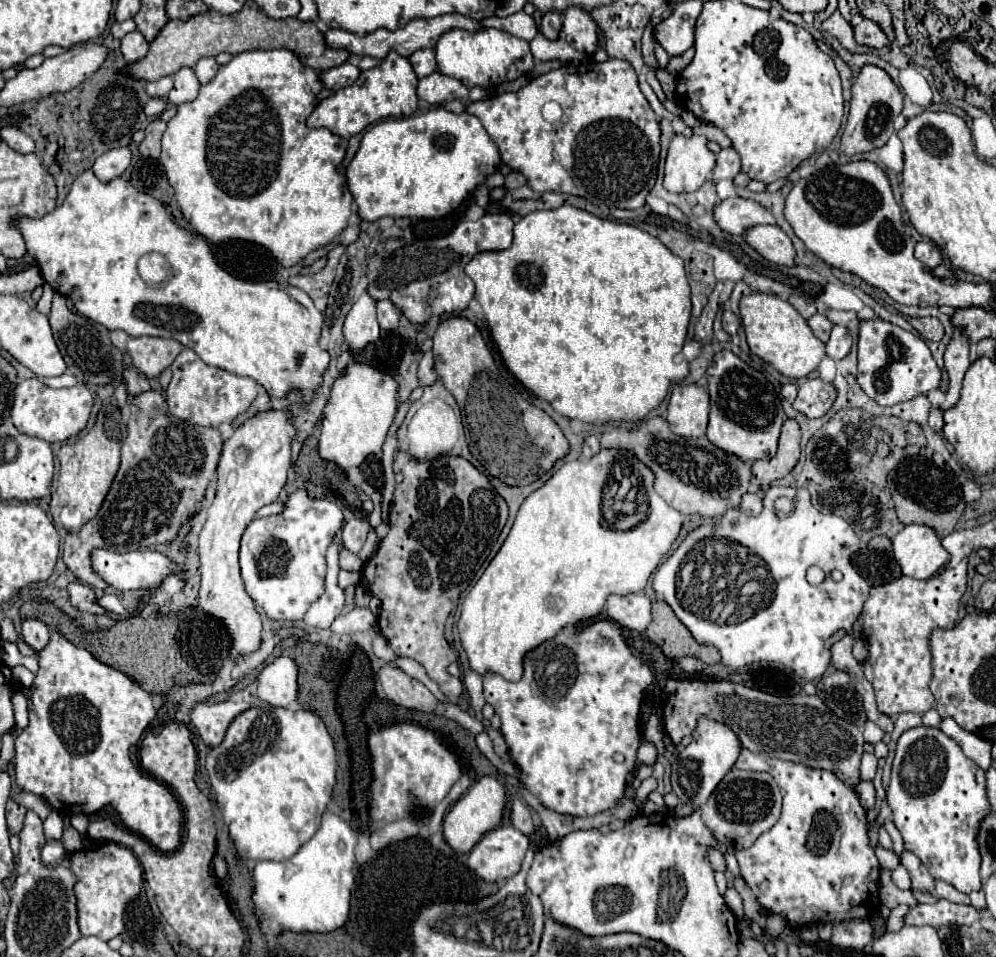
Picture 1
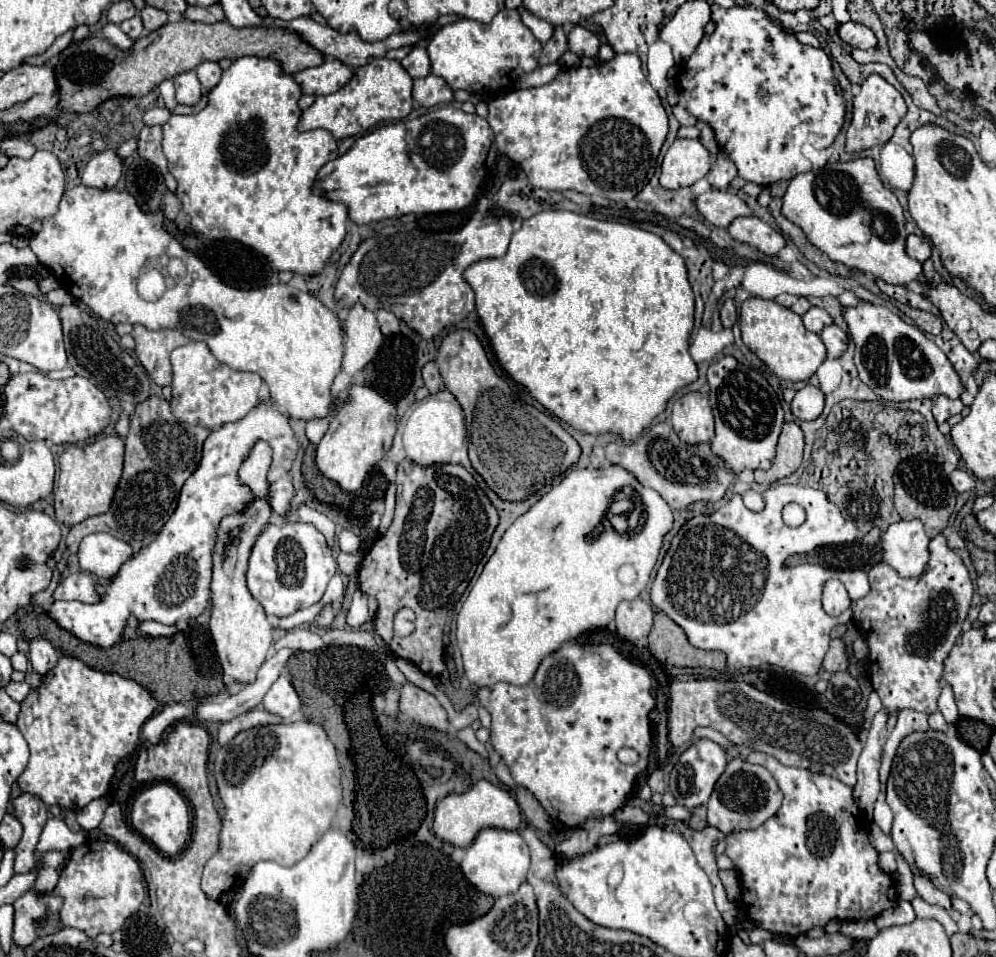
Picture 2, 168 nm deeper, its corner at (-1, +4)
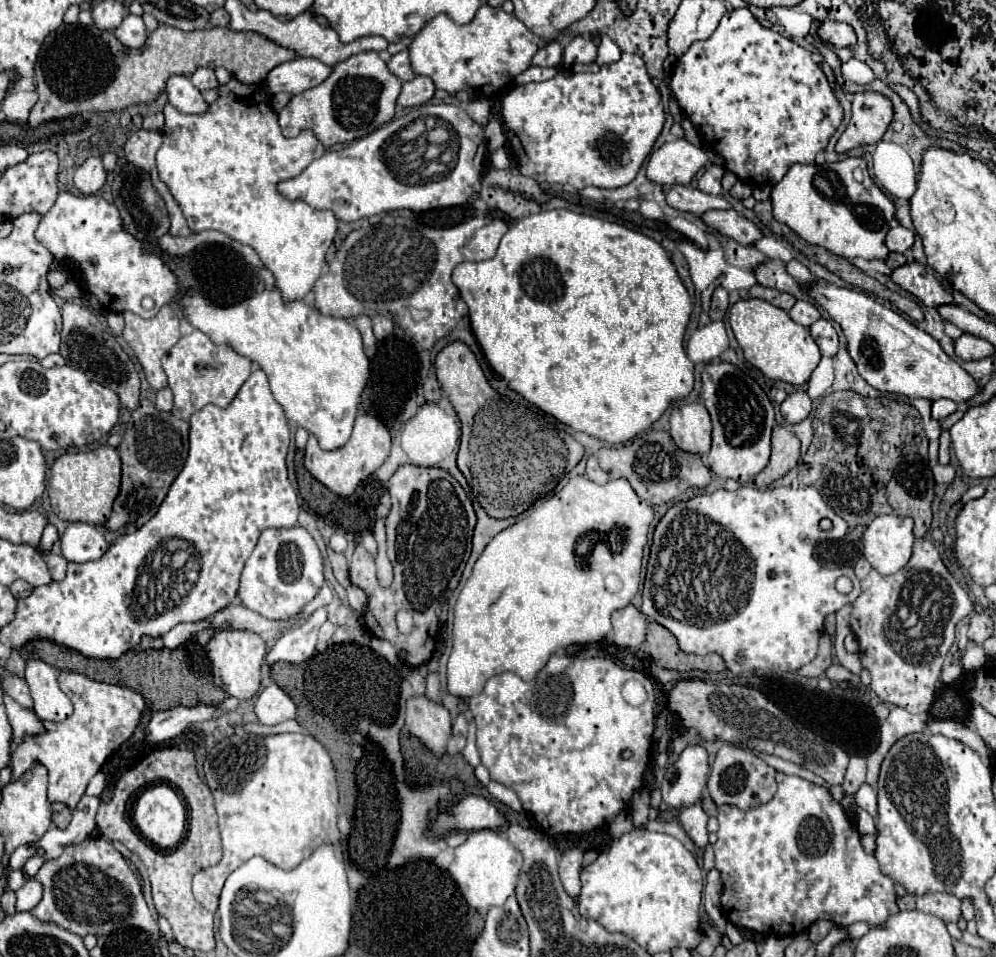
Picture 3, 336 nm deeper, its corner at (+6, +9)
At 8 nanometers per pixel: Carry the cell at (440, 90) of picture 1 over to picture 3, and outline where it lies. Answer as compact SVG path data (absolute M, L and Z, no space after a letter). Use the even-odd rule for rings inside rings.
M417 75L415 79L403 83L403 91L397 103L401 107L417 107L417 105L427 103L433 95L435 95L435 83L431 81L431 77Z

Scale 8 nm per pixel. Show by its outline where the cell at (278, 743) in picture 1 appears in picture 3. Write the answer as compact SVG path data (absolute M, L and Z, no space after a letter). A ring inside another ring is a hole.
M235 733L209 751L205 759L205 779L215 797L219 831L223 839L223 859L219 861L219 865L195 873L193 893L197 901L211 913L217 911L219 893L225 879L253 855L261 855L281 869L293 869L319 845L339 841L335 767L327 749L309 733L279 733L267 737L253 733Z

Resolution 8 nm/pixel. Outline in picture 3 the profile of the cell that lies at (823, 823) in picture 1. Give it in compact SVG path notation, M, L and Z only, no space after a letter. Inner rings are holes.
M777 773L777 793L769 803L751 811L741 811L731 805L719 809L719 831L715 851L715 867L721 873L723 895L721 905L731 923L757 933L797 935L805 933L817 919L827 919L843 925L867 921L871 927L885 923L889 915L899 911L895 883L883 875L875 855L863 851L861 835L849 821L847 813L833 799L827 787L815 785L797 775Z

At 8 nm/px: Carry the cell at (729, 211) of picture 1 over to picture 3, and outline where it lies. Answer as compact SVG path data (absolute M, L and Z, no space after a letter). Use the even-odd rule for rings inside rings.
M675 185L665 191L671 207L679 211L687 211L693 215L703 215L709 209L729 209L731 203L721 195L709 195L699 189L691 189L687 185Z

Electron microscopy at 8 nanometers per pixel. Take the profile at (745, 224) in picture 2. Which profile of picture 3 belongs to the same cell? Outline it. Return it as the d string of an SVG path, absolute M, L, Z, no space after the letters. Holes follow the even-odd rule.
M735 209L707 211L701 219L709 227L717 229L721 235L731 237L731 239L735 239L741 245L755 245L763 237L761 229L753 221L749 221L747 217L743 217L741 213L737 213Z

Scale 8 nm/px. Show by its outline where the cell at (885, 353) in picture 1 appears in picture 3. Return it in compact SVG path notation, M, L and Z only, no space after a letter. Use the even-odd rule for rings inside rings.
M811 285L807 293L841 325L847 337L847 349L857 365L859 375L875 389L907 395L911 399L925 397L951 399L955 403L971 399L979 389L973 377L945 355L939 341L929 333L915 327L903 315L877 303L873 297L861 291L843 289L837 285Z

